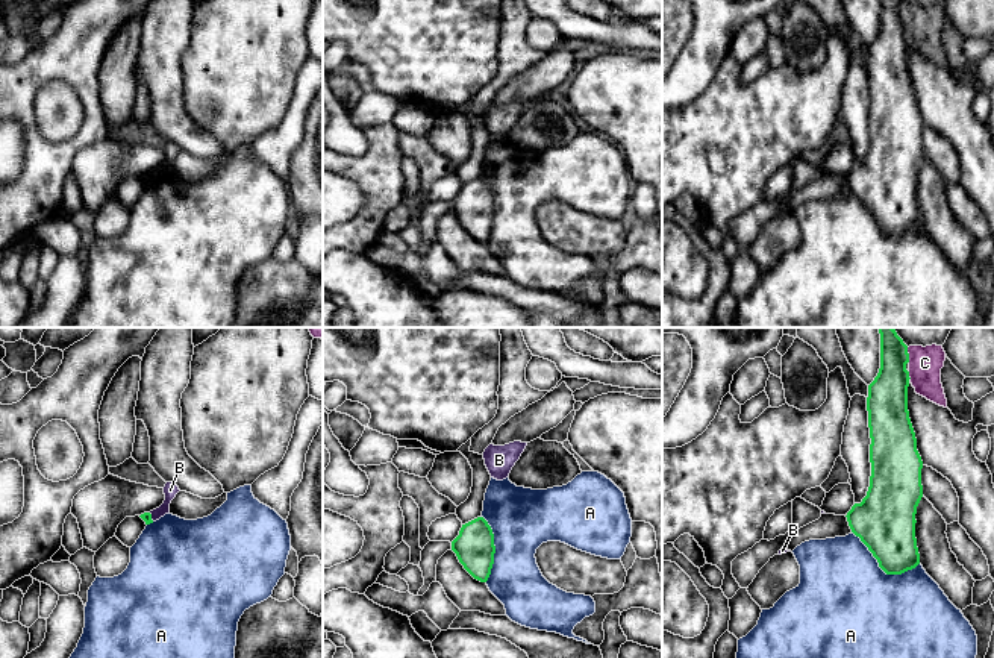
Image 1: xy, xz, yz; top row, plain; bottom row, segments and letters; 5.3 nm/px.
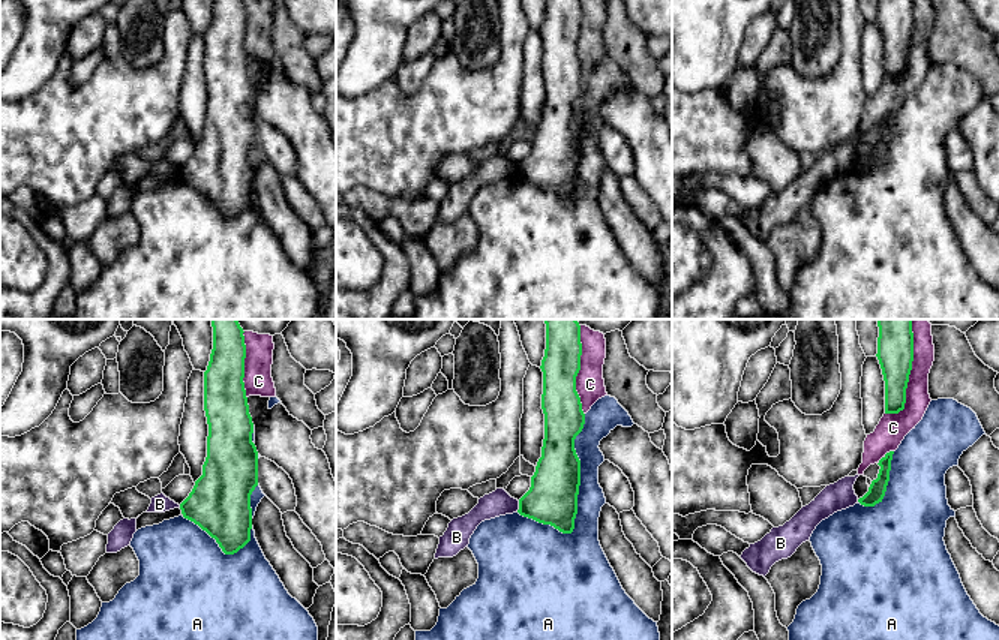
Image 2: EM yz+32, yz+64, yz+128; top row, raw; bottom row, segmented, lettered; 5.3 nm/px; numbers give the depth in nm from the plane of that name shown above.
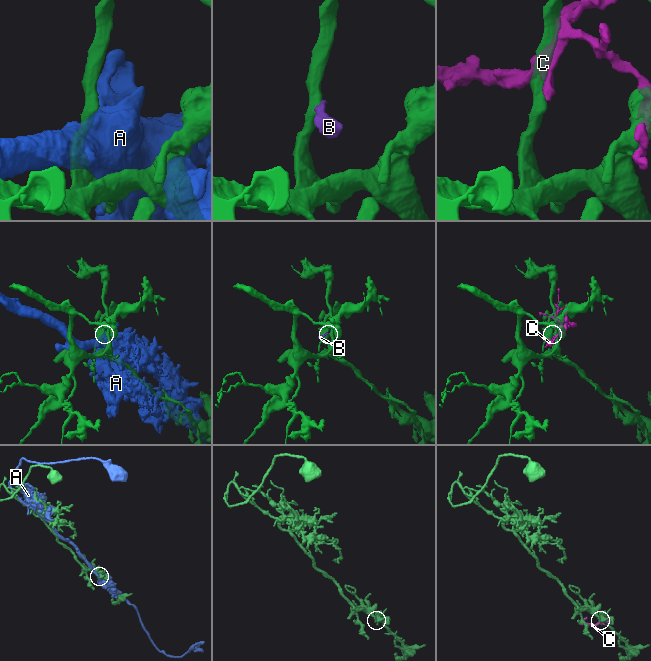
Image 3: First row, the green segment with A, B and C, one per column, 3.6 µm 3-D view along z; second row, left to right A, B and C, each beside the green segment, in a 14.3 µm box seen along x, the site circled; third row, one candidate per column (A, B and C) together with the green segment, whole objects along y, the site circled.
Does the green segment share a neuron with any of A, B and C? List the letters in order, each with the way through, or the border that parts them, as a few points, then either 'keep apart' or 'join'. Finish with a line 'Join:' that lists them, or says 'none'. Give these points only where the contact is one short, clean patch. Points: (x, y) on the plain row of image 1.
A: keep apart
B: along xy (149, 173), (153, 181) | keep apart
C: keep apart
Join: none

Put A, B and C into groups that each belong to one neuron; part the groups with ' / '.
A / B C

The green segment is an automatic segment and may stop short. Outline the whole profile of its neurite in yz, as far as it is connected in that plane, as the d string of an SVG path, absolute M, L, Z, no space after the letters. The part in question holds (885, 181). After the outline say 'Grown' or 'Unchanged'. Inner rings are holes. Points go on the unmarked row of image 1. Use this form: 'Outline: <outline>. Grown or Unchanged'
Outline: M880 0L880 29L868 45L871 136L867 156L847 173L852 193L861 199L886 235L902 235L920 224L915 199L915 174L923 158L923 121L908 71L908 6L903 0Z. Unchanged

